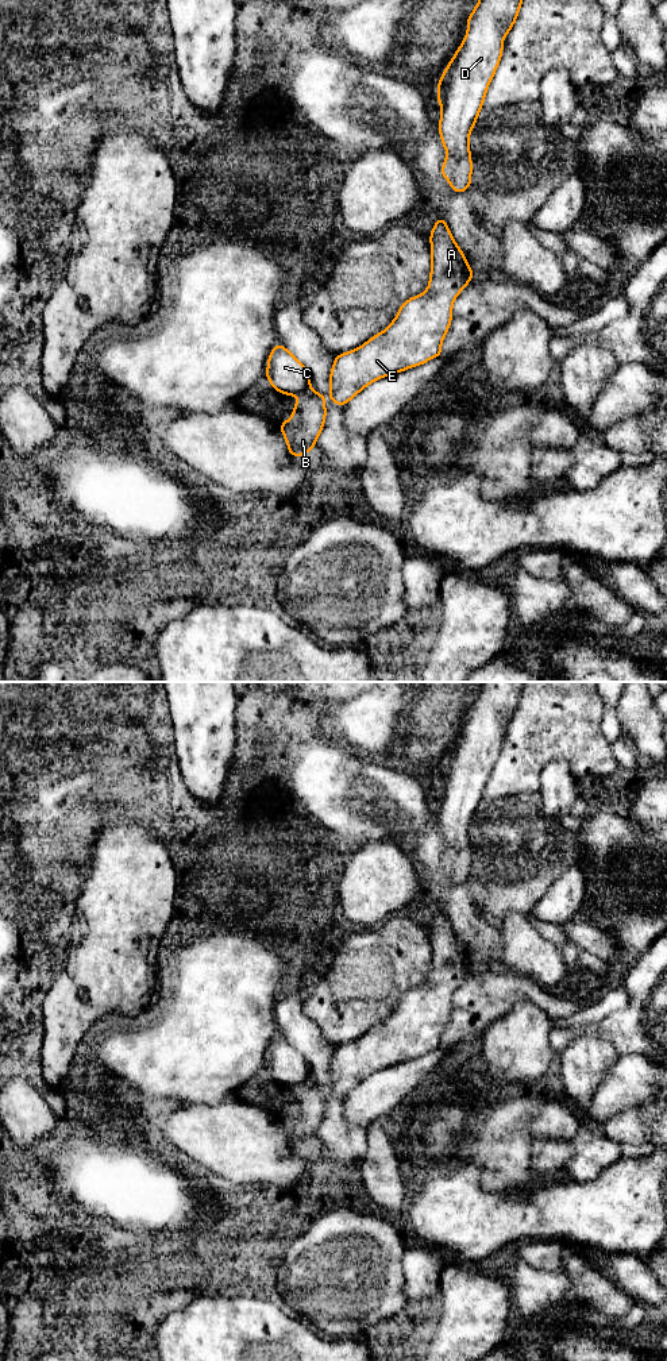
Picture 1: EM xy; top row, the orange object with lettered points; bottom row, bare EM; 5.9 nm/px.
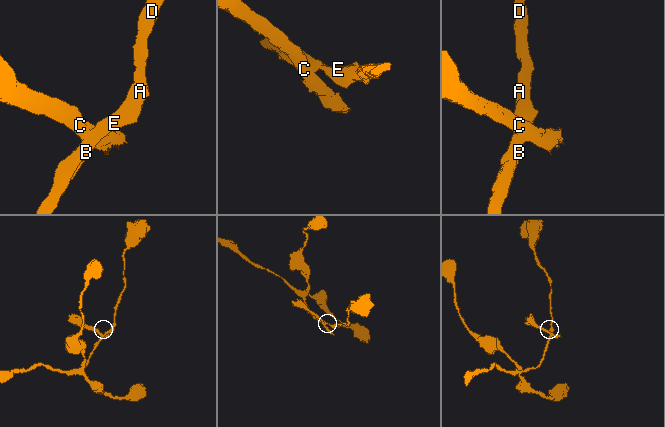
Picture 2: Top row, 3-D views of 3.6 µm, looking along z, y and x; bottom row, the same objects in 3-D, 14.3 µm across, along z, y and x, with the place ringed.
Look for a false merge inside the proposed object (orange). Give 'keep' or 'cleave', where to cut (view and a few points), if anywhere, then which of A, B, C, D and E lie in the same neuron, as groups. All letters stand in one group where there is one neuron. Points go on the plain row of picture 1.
cleave; cut in xy along (309, 1080), (300, 1088); A B D E / C

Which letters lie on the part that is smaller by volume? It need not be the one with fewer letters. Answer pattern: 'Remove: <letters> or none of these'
Remove: C

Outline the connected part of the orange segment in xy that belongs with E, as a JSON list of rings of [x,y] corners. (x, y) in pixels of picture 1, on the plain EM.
[[[442,909],[436,911],[429,932],[432,957],[427,982],[406,991],[383,1023],[335,1048],[329,1065],[334,1095],[346,1096],[374,1072],[442,1046],[452,994],[474,967]]]

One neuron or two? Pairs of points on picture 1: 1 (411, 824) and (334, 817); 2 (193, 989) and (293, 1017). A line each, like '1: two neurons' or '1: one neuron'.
1: one neuron
2: two neurons

